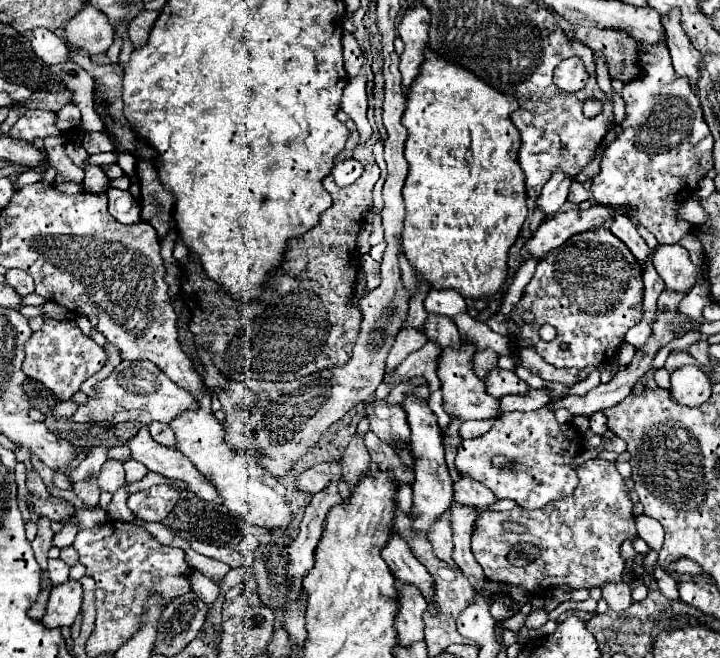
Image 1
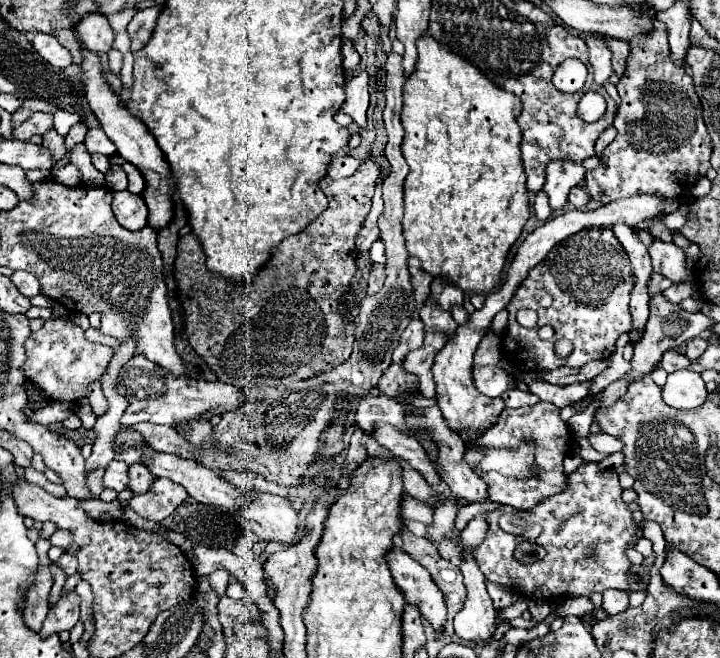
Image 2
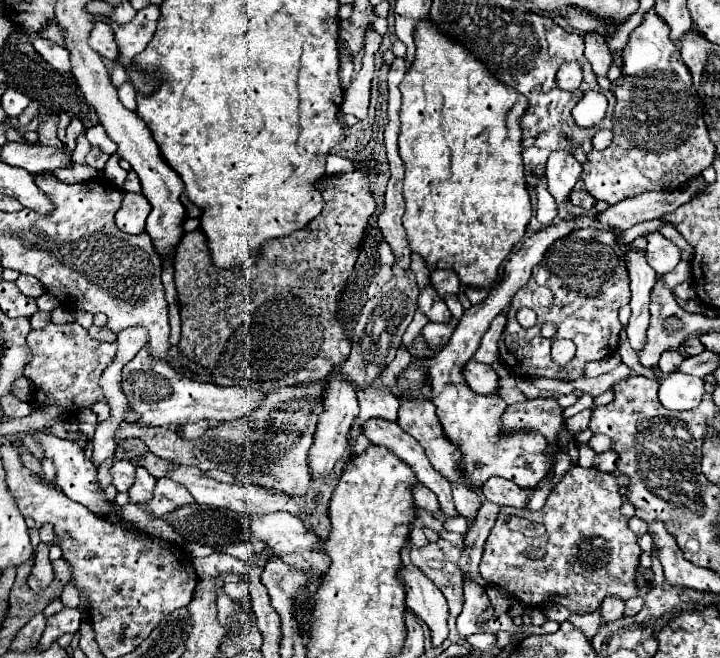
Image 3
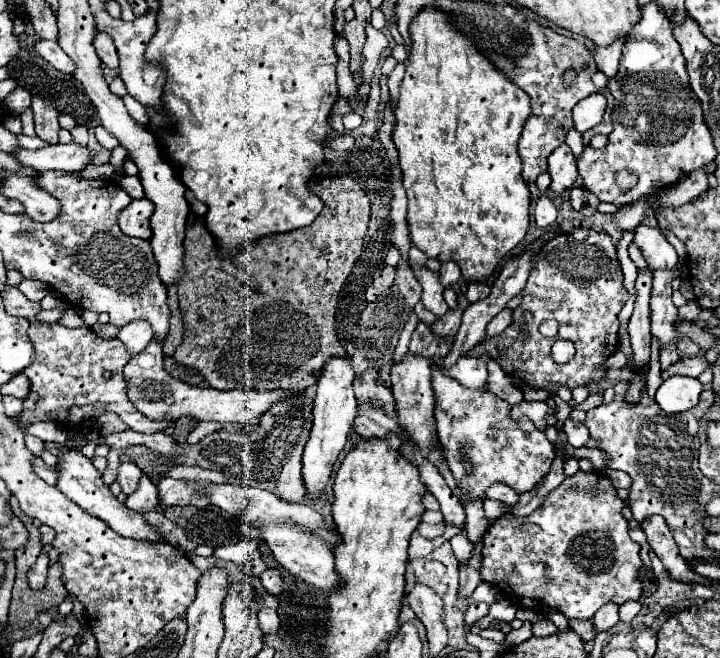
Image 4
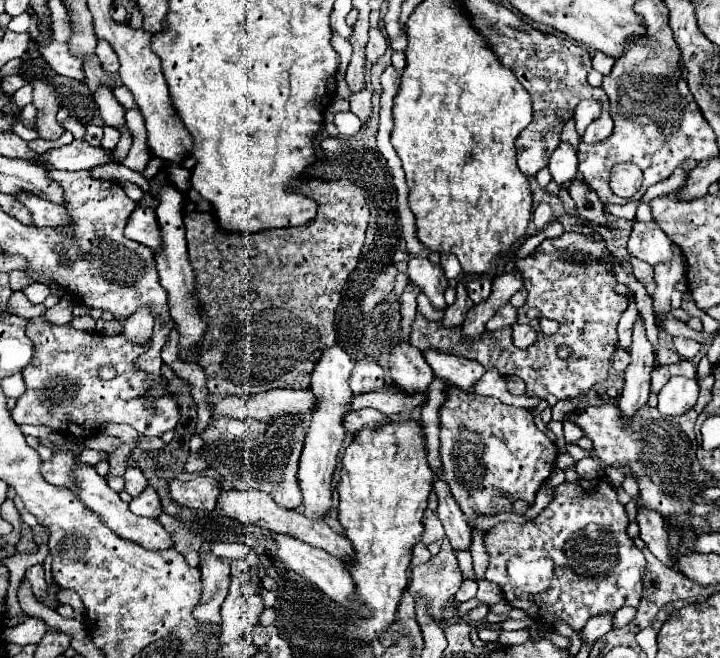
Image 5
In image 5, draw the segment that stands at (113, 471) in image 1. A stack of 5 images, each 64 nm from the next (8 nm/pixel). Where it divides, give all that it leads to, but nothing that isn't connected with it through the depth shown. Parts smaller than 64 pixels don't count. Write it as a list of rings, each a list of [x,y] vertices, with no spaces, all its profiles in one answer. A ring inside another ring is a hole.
[[[128,466],[122,478],[124,478],[124,490],[126,490],[130,496],[138,496],[138,494],[144,490],[144,486],[148,486],[148,480],[144,478],[144,474],[142,474],[140,468]]]

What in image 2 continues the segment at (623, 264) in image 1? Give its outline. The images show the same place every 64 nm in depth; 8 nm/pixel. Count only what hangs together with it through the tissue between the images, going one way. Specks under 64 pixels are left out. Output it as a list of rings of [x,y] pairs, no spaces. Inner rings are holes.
[[[590,228],[566,238],[548,254],[546,260],[542,260],[528,272],[528,278],[516,290],[516,296],[510,300],[508,330],[502,342],[504,354],[510,356],[504,358],[514,364],[516,350],[518,360],[532,362],[538,368],[582,368],[590,360],[610,358],[618,336],[630,332],[632,328],[632,284],[634,276],[632,266],[628,264],[628,254],[624,252],[622,244],[610,228]],[[520,308],[532,308],[538,314],[536,328],[522,328],[516,324],[514,316]],[[544,324],[550,324],[556,330],[554,340],[538,338],[538,328]],[[560,338],[566,338],[574,344],[572,354],[566,358],[560,358],[554,352],[554,342]]]

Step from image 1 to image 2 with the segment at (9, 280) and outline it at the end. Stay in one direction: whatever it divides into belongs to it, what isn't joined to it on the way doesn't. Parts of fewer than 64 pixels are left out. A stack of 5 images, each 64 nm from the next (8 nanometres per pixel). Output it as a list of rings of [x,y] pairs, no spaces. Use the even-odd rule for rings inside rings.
[[[16,270],[12,276],[10,276],[10,280],[12,280],[12,284],[24,294],[24,296],[36,296],[38,294],[38,290],[40,290],[40,284],[38,284],[38,280],[32,276],[32,274],[28,274],[28,272],[22,272],[22,270]]]

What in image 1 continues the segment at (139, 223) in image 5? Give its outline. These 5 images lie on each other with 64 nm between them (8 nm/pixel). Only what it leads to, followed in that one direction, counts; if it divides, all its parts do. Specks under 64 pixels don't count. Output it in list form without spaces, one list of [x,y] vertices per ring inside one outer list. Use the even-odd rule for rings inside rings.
[[[110,186],[106,190],[106,194],[108,194],[108,210],[118,222],[122,222],[122,224],[140,222],[140,206],[132,198],[130,192],[124,192],[124,190]]]

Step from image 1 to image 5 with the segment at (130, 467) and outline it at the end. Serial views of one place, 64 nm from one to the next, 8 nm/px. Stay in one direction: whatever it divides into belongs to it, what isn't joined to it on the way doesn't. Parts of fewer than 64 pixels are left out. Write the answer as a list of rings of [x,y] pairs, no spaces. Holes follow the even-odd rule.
[[[152,486],[144,488],[144,492],[136,498],[130,500],[130,510],[138,516],[148,516],[148,518],[156,518],[162,514],[162,506],[160,506],[160,498],[156,494],[156,490]]]

